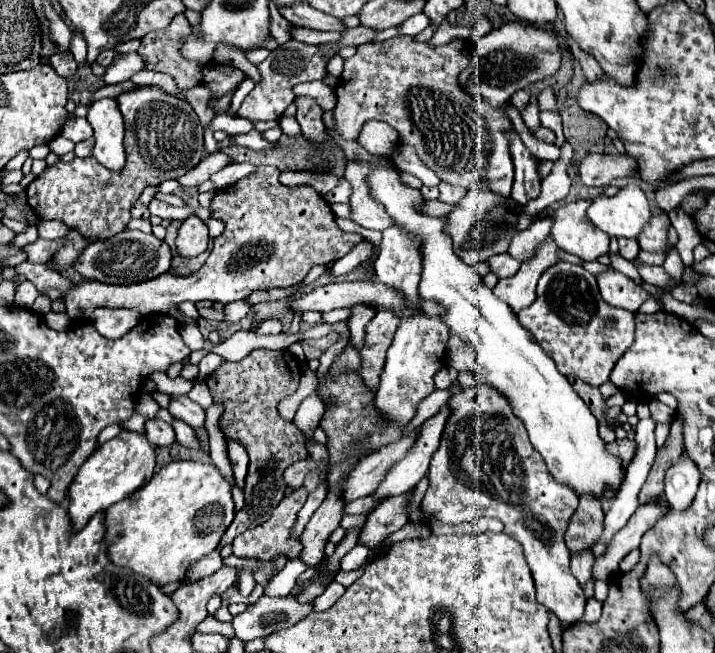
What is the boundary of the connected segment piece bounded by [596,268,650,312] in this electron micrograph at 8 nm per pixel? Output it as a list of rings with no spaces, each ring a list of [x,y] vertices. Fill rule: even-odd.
[[[612,268],[598,274],[596,278],[598,278],[602,298],[612,306],[638,312],[638,308],[650,298],[650,294],[642,286],[634,284],[630,278],[626,278],[624,274]]]

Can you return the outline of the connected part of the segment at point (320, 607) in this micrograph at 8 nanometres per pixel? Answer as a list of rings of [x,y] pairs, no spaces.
[[[332,582],[328,588],[326,588],[326,592],[320,596],[320,598],[316,598],[316,604],[314,604],[314,610],[316,612],[324,612],[324,610],[328,610],[342,594],[344,594],[344,586],[340,586],[338,582]]]

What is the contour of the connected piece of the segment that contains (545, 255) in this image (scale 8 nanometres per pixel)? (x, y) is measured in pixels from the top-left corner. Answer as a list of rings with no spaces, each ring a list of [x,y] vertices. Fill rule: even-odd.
[[[548,238],[546,244],[542,244],[536,250],[536,256],[528,262],[522,264],[522,268],[506,280],[498,280],[498,284],[494,286],[494,294],[504,300],[514,314],[518,314],[522,308],[528,308],[534,300],[536,300],[536,282],[540,278],[540,274],[548,268],[554,266],[558,262],[556,252],[560,248],[556,246],[556,242],[552,238]]]

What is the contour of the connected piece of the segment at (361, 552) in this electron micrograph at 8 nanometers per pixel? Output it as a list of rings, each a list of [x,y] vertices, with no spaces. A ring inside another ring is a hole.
[[[358,544],[354,550],[350,550],[344,558],[342,558],[342,570],[344,572],[350,572],[350,570],[360,570],[366,560],[370,558],[370,550],[362,544]]]

